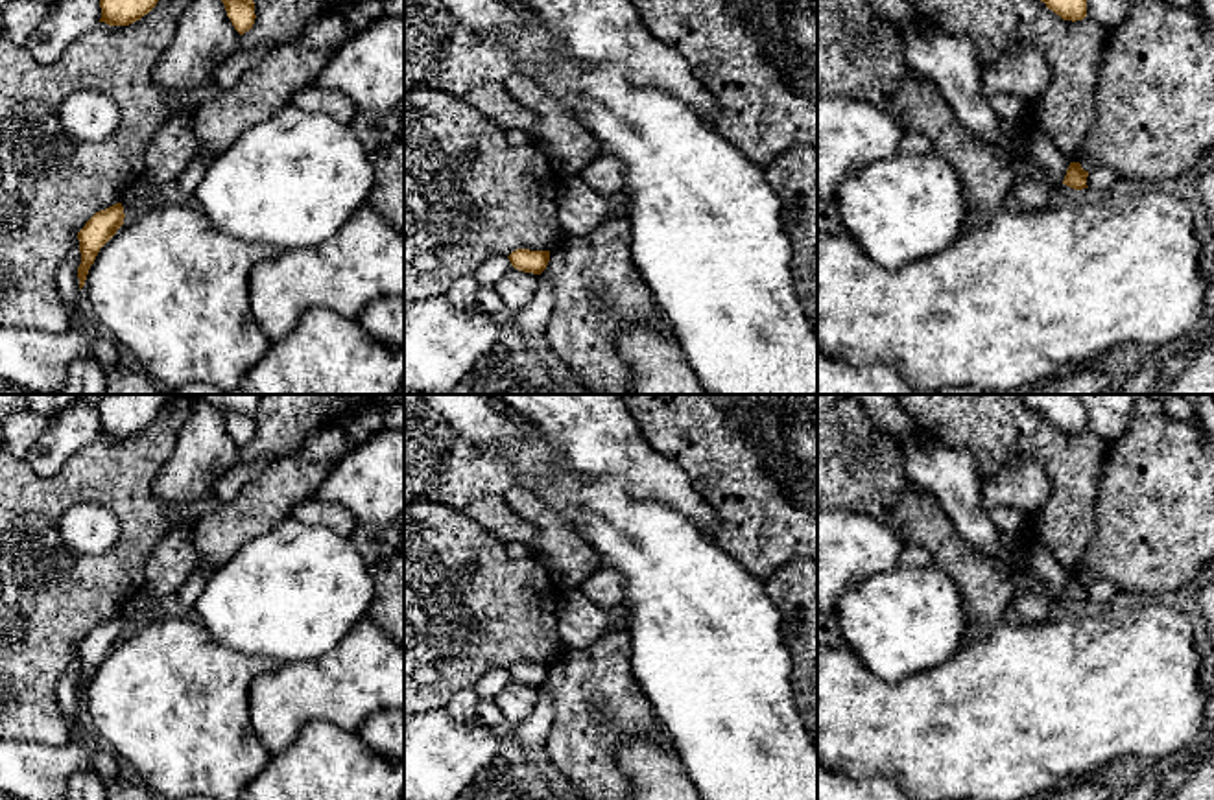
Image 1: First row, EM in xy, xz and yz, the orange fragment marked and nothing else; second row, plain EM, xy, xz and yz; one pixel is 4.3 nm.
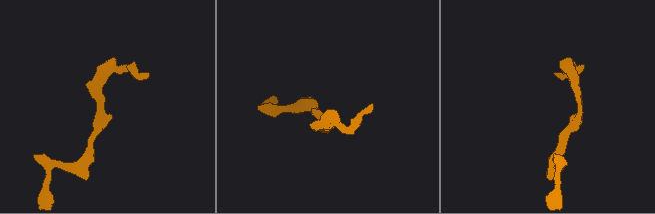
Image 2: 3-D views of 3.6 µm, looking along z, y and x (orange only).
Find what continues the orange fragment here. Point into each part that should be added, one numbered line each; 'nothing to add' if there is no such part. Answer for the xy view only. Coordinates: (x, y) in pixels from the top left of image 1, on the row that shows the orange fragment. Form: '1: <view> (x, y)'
nothing to add

